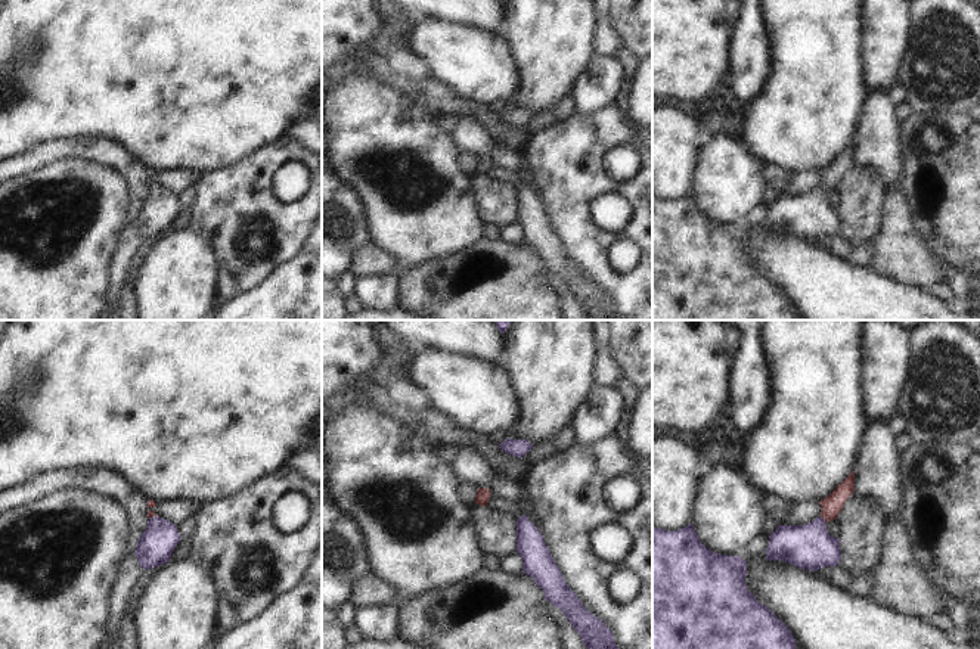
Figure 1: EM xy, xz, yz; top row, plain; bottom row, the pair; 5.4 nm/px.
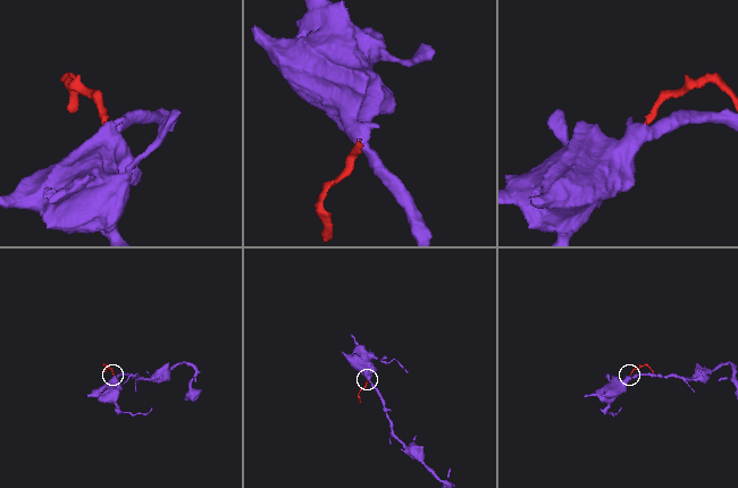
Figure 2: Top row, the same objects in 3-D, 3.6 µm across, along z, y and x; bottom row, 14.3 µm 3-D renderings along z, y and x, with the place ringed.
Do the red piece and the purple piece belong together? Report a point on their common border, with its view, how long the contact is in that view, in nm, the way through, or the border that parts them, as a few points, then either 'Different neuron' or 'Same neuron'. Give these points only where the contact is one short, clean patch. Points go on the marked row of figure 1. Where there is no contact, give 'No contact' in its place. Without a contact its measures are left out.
Touches red at yz (824, 518). Shared border 60 nm. Path across: yz (831, 506), (824, 518), (809, 546). Same neuron.

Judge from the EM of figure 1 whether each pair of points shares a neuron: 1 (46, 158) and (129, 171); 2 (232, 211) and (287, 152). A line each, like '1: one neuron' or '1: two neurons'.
1: one neuron
2: one neuron

